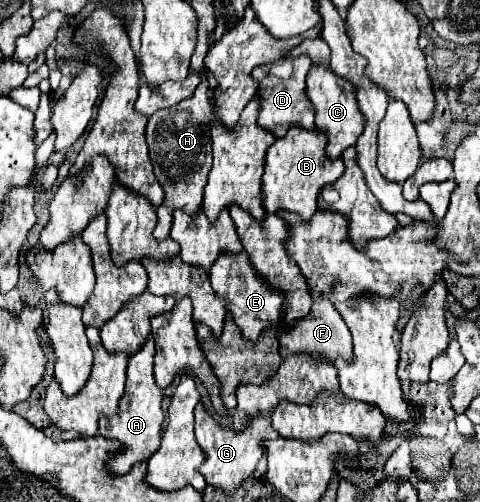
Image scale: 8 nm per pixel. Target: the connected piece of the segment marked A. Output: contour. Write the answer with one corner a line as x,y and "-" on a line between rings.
148,336
148,340
140,346
140,350
128,358
126,390
124,390
124,396
120,398
118,414
100,416
100,420
98,420
100,436
120,440
126,446
124,452
110,458
106,468
112,474
126,474
126,470
130,470
130,466
134,466
136,462
146,460
158,448
164,414
162,414
162,408
160,408
162,390
156,386
152,368
154,368
154,340
152,340
152,336

